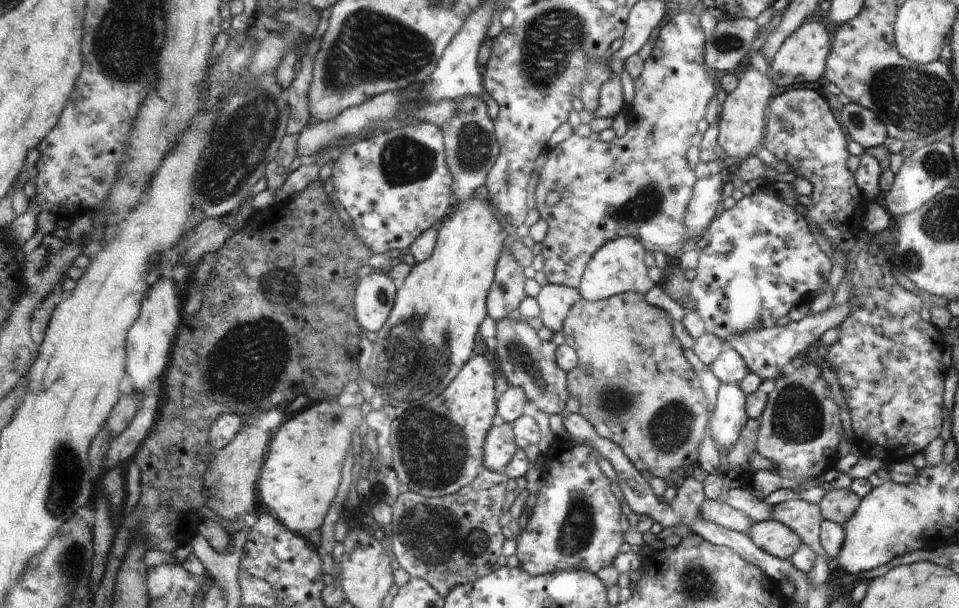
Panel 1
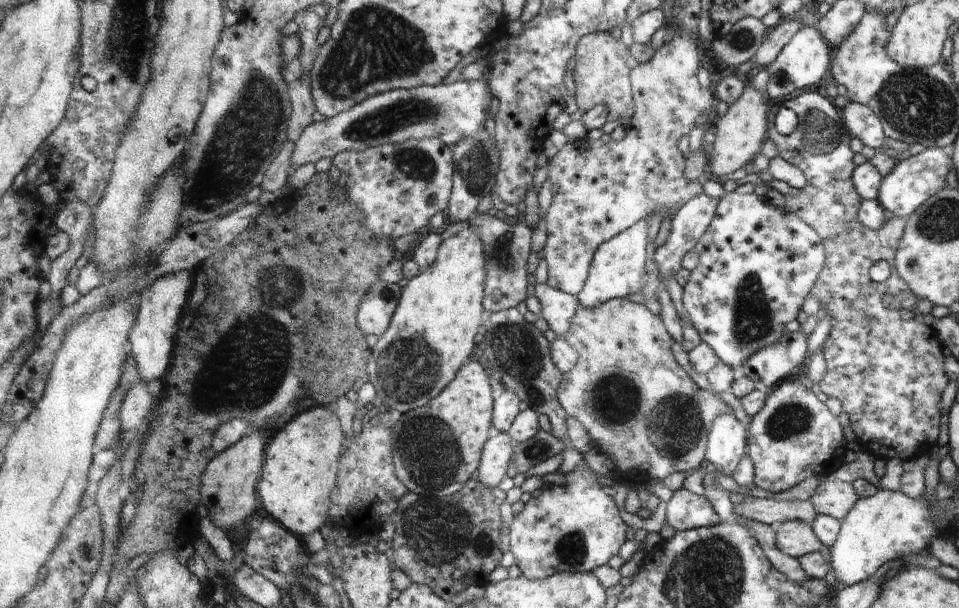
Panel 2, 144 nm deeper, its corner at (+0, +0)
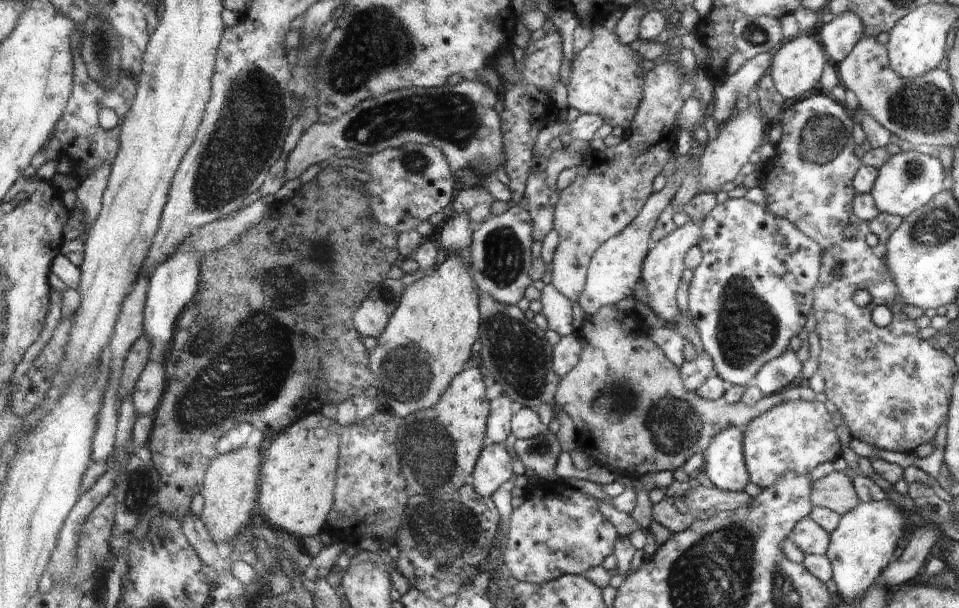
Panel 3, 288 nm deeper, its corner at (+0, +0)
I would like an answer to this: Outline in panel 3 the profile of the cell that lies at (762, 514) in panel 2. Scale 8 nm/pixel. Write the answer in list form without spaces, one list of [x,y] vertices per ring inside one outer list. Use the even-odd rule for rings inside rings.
[[[697,486],[683,498],[665,498],[659,504],[653,504],[651,518],[665,526],[671,534],[683,532],[697,520],[697,512],[715,508],[719,512],[735,512],[739,508],[753,506],[753,498],[745,492],[723,492],[717,488]]]

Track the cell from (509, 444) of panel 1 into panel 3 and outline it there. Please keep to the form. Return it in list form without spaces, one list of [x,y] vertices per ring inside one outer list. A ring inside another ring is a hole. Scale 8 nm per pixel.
[[[487,442],[483,456],[473,474],[473,486],[483,496],[495,496],[497,490],[513,476],[513,458],[505,444]]]

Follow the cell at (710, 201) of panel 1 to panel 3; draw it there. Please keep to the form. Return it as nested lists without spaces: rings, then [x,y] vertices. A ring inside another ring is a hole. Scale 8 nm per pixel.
[[[687,220],[681,228],[675,228],[673,232],[669,232],[667,236],[663,236],[659,242],[653,244],[649,256],[645,258],[643,264],[643,286],[647,292],[647,302],[651,306],[651,312],[657,314],[659,318],[663,318],[665,322],[677,322],[677,306],[675,306],[675,290],[679,286],[679,276],[683,272],[683,262],[685,262],[685,254],[695,248],[701,240],[701,220]]]

